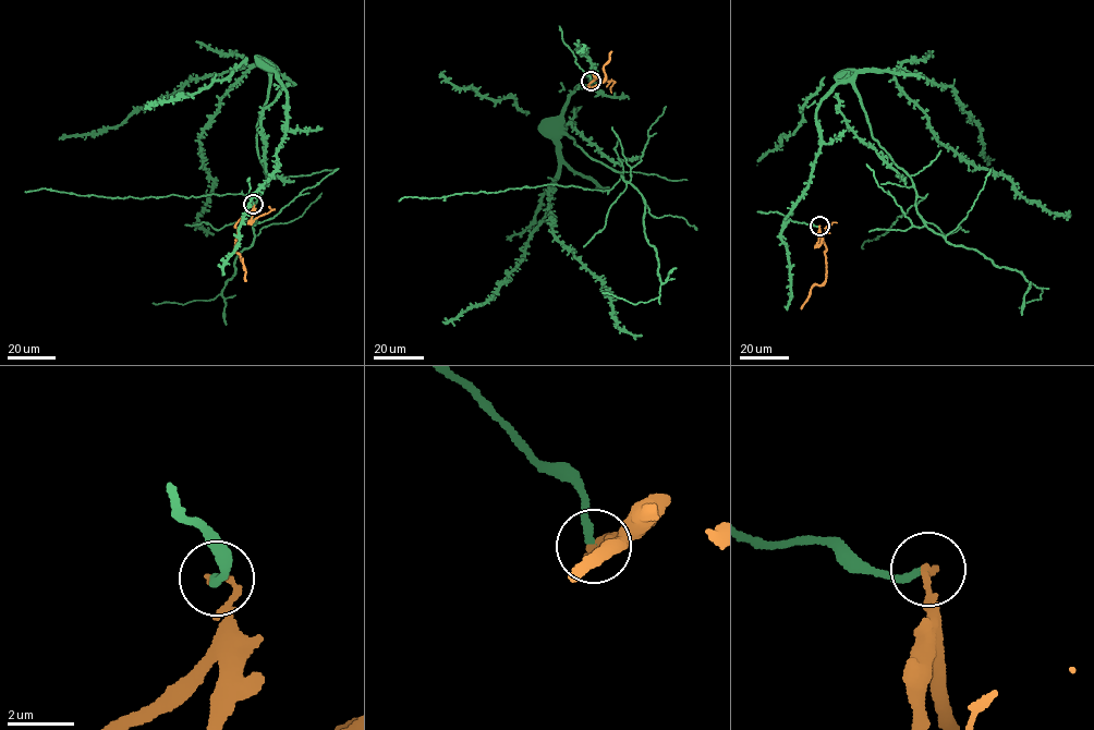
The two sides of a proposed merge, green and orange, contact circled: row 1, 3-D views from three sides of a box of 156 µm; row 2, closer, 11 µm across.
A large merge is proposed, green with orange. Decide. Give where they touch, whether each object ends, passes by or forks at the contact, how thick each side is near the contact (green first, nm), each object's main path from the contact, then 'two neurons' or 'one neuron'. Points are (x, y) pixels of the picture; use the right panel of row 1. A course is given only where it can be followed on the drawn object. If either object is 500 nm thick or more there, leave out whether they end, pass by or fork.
at (819, 226); green ends there; orange ends there; 220 nm thick on the green side, 200 nm on the other; green runs (819, 226), (786, 219), (819, 148), (817, 106), (838, 83), (850, 82), (872, 137), (924, 198), (863, 248); orange runs (819, 226), (826, 250), (826, 276), (823, 282), (811, 289), (801, 308); two neurons

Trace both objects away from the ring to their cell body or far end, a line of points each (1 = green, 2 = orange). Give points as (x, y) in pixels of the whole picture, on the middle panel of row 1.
1: (591, 81), (579, 49), (591, 84), (574, 88), (561, 130), (622, 172), (610, 190), (399, 202)
2: (591, 81), (586, 89), (603, 82), (604, 65), (609, 61), (611, 51)

